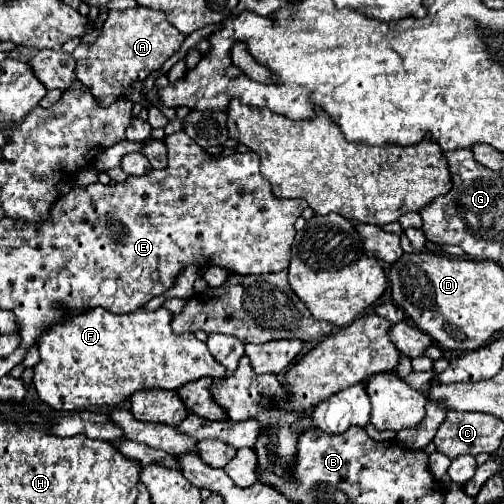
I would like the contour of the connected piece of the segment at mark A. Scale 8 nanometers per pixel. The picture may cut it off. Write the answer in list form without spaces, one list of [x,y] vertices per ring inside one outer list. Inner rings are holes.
[[[142,6],[136,10],[110,12],[102,34],[92,44],[80,44],[72,56],[76,60],[76,78],[96,96],[100,104],[112,104],[124,96],[124,90],[134,80],[144,80],[150,72],[158,70],[184,42],[184,36],[166,22],[162,12],[148,12]],[[112,24],[112,26],[110,26]]]

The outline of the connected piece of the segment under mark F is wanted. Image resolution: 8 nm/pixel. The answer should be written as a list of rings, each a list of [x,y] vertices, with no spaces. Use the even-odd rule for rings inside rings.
[[[92,308],[84,312],[64,312],[58,324],[44,330],[38,338],[40,362],[34,366],[34,386],[38,396],[50,404],[54,410],[82,410],[90,406],[120,404],[138,390],[164,388],[176,390],[182,384],[198,380],[202,376],[222,378],[226,368],[222,368],[214,356],[208,352],[204,342],[198,342],[194,334],[174,334],[170,328],[172,312],[168,308],[158,310],[134,310],[130,314],[114,314],[106,308]]]

